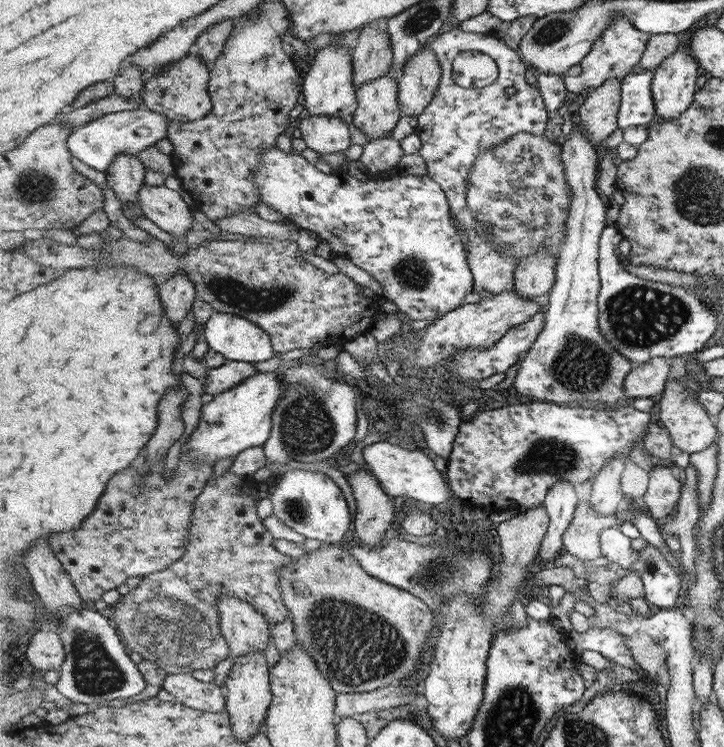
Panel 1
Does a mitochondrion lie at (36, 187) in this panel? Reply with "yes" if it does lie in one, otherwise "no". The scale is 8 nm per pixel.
yes

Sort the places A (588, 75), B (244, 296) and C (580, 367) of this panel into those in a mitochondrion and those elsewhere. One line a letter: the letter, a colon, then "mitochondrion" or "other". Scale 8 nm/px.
A: other
B: mitochondrion
C: mitochondrion

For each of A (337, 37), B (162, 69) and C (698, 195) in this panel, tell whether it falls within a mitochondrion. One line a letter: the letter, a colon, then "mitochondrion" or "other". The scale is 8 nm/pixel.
A: other
B: other
C: mitochondrion

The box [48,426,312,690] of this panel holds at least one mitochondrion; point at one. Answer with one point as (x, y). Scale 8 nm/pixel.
(170, 626)

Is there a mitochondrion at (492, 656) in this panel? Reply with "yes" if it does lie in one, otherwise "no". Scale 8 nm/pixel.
no

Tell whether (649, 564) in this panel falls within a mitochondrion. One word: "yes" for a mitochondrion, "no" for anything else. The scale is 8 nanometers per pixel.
yes

